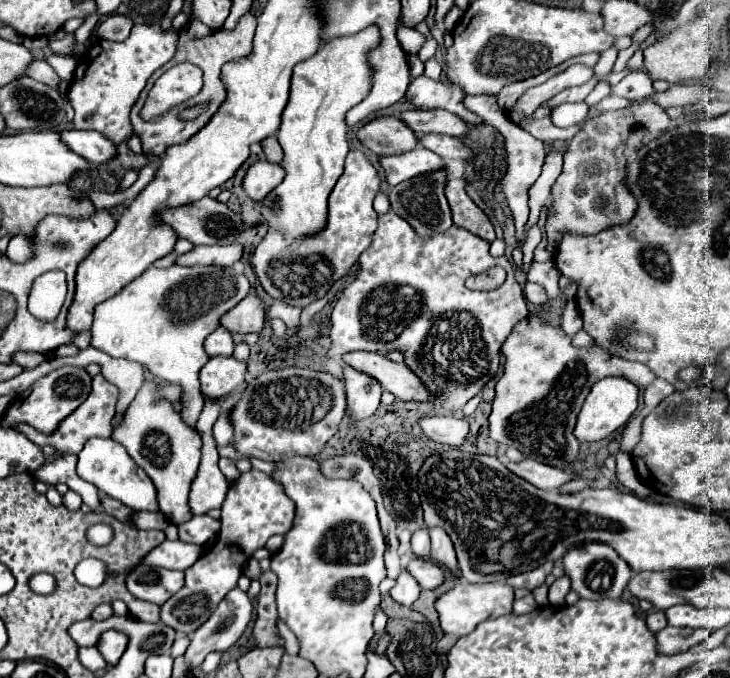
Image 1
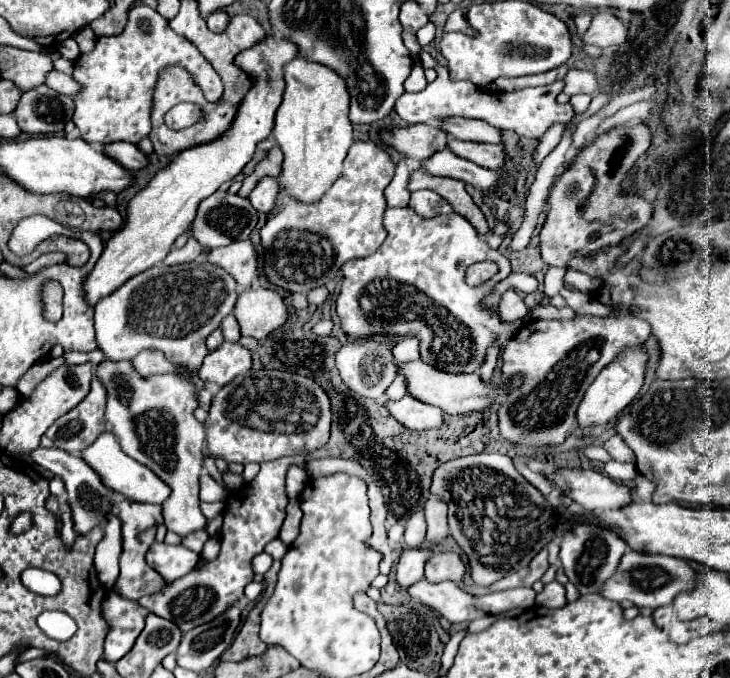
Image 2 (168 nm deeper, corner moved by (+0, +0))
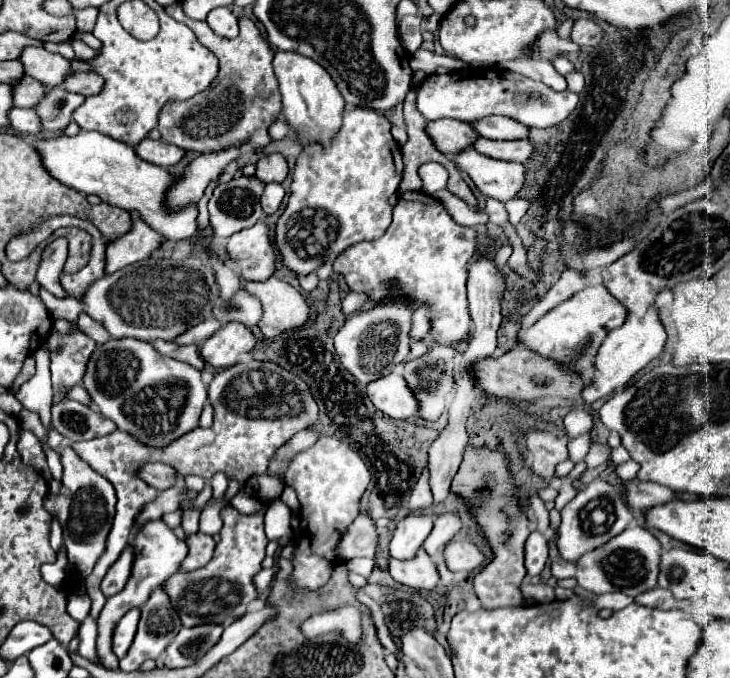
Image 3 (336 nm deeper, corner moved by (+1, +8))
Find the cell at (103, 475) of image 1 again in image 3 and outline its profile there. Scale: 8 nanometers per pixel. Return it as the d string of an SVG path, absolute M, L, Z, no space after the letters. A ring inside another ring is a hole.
M150 462L140 468L140 476L150 482L150 486L154 486L156 490L166 490L176 484L178 472L164 462Z

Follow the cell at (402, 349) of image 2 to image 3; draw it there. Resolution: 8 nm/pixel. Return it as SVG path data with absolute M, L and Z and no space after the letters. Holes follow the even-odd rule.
M428 306L416 308L414 312L414 326L410 336L412 338L424 338L430 332L430 318L428 318Z

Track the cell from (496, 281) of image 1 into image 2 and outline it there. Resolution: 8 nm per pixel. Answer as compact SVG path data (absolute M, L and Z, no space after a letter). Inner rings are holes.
M479 262L479 264L473 264L467 268L465 278L467 278L469 286L479 286L479 284L485 284L495 274L497 274L495 262Z

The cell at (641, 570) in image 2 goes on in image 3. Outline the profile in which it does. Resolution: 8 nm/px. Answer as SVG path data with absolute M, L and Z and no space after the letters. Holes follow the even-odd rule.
M550 514L550 528L554 536L550 536L548 546L550 546L550 558L552 558L552 576L554 578L576 578L578 586L582 586L588 592L594 594L604 594L604 592L624 592L628 596L636 596L644 590L650 590L656 586L656 576L658 576L658 564L660 564L660 542L652 536L650 530L642 526L632 526L626 528L622 534L610 538L606 546L600 546L598 550L592 550L590 554L582 554L578 562L566 562L560 558L558 548L556 548L556 514Z

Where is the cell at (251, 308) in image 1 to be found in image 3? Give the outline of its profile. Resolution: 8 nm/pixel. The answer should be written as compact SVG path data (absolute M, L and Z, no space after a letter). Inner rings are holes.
M272 276L264 282L248 282L244 288L262 302L264 316L258 322L264 338L274 338L286 330L300 328L310 316L304 296L288 282Z

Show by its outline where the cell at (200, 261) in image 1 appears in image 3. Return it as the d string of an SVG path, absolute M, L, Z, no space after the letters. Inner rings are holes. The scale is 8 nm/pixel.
M256 222L252 228L230 236L226 248L246 280L266 280L276 270L276 250L264 222Z

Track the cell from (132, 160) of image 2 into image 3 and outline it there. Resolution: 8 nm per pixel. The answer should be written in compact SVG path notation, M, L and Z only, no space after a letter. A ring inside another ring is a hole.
M146 138L144 142L140 142L136 146L136 154L150 162L150 164L156 164L156 166L162 166L162 168L170 168L170 166L176 166L184 156L186 156L186 150L174 146L174 144L168 144L164 140L150 140Z

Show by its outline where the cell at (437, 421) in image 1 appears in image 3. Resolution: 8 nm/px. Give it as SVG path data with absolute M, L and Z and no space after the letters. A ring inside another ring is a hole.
M398 372L370 382L366 390L372 404L390 418L404 420L418 414L418 402Z

